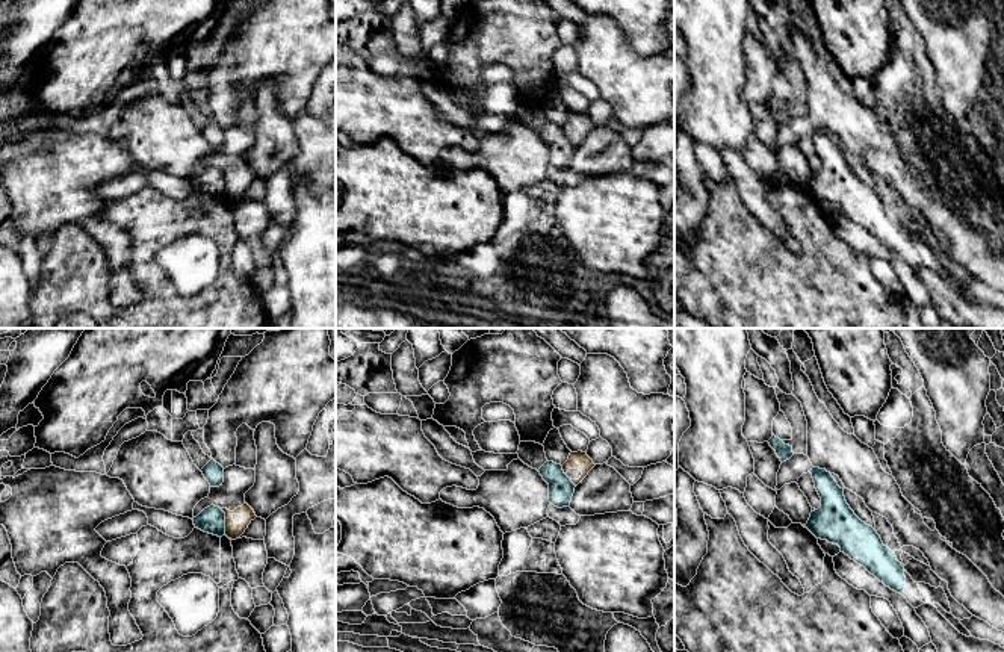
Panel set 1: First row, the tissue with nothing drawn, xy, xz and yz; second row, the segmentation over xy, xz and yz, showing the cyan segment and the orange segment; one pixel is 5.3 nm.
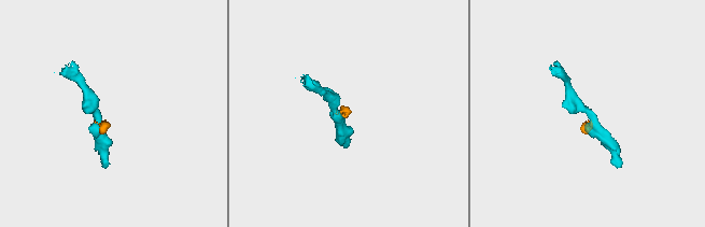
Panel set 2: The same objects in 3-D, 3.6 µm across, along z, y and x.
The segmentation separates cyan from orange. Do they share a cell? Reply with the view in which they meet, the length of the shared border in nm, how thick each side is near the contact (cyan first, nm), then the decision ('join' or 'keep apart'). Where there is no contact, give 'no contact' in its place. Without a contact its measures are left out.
contact in xy; length 150 nm; calibres 140 and 90 nm; keep apart

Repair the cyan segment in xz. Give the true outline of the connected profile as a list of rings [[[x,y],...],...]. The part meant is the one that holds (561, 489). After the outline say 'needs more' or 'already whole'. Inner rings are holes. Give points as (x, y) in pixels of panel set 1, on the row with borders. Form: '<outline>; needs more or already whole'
[[[546,461],[538,472],[549,484],[549,502],[558,508],[569,507],[576,486],[564,473],[562,466]]]; already whole

